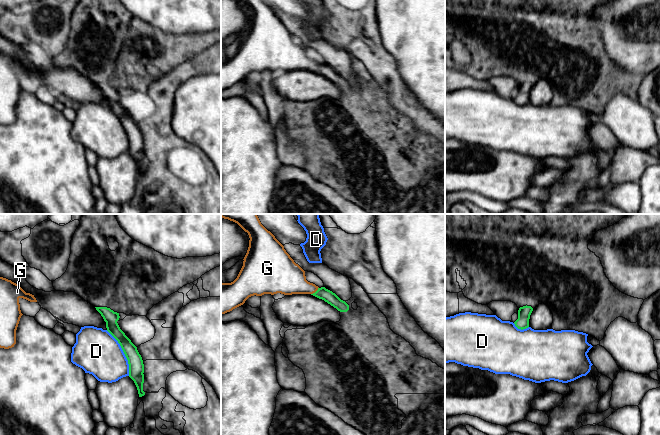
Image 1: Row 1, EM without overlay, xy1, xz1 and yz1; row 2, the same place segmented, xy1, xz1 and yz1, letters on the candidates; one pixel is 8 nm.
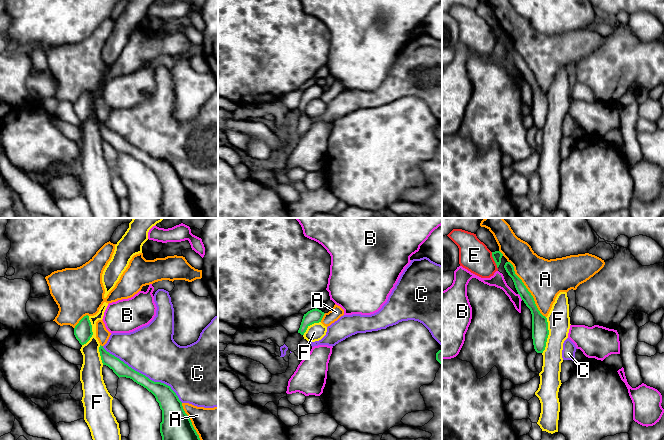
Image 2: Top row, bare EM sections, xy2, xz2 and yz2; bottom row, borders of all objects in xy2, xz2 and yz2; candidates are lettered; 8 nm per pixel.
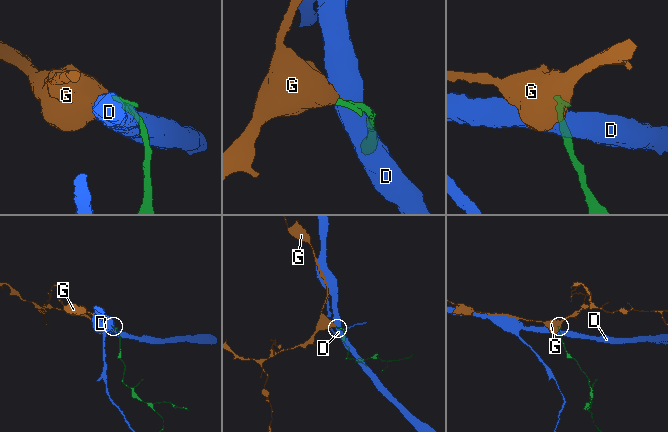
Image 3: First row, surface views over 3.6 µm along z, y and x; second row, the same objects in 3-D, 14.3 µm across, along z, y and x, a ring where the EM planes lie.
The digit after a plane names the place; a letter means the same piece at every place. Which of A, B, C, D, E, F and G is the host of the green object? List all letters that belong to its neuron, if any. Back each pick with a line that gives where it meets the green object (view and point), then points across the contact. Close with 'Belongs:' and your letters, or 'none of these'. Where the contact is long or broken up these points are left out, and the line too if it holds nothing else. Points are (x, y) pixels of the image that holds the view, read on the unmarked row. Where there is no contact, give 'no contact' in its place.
G: contact xz1 (316, 67); way xz1 (328, 72), (316, 67), (303, 63), (288, 54)
Belongs: G

